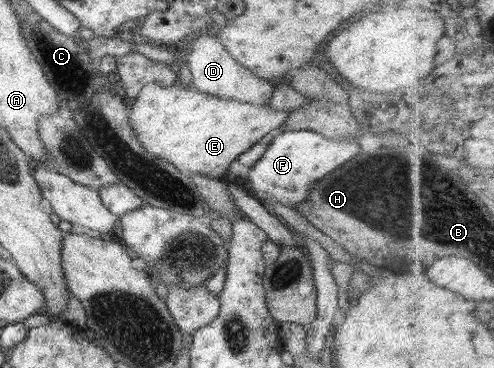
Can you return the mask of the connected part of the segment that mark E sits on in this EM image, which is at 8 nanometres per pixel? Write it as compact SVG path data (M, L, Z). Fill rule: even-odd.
M177 81L169 87L150 83L144 85L136 95L135 103L130 108L129 122L135 139L152 157L165 160L176 170L187 176L206 176L208 178L221 178L226 174L228 165L236 160L239 154L248 150L270 131L278 130L285 121L288 112L274 110L269 105L248 104L237 100L224 100L217 96L210 96L198 92L194 88L182 87Z

